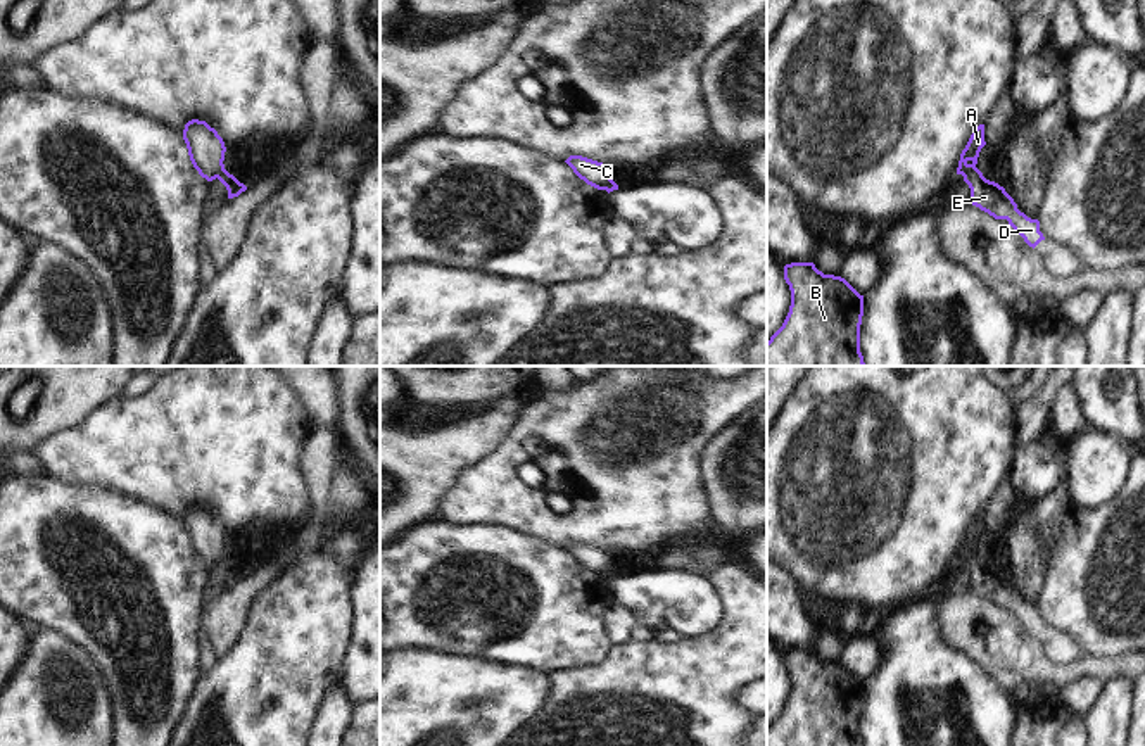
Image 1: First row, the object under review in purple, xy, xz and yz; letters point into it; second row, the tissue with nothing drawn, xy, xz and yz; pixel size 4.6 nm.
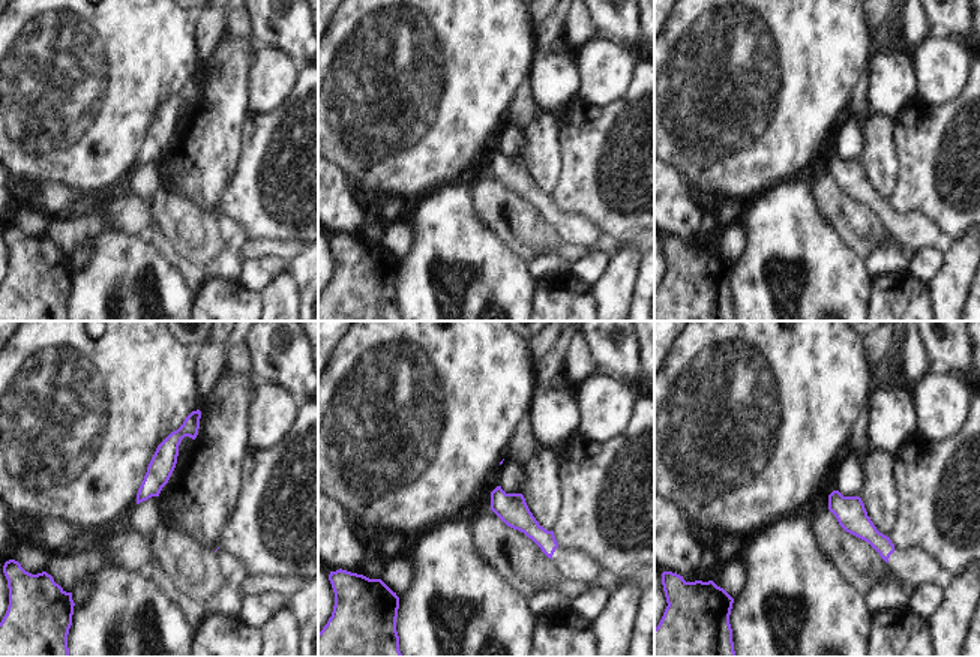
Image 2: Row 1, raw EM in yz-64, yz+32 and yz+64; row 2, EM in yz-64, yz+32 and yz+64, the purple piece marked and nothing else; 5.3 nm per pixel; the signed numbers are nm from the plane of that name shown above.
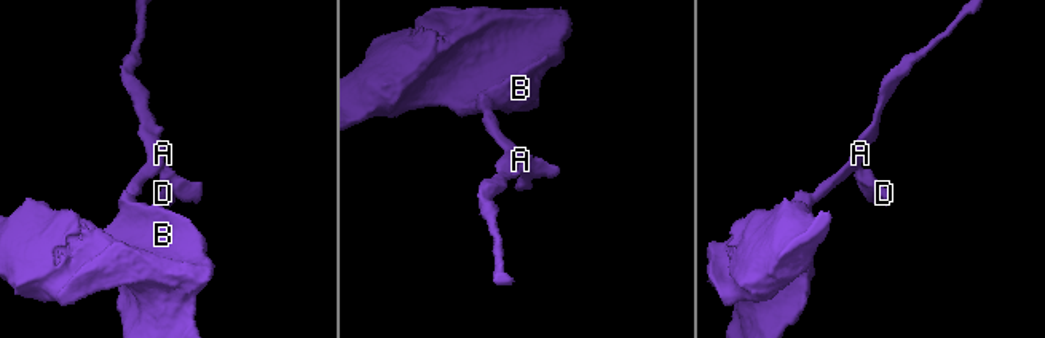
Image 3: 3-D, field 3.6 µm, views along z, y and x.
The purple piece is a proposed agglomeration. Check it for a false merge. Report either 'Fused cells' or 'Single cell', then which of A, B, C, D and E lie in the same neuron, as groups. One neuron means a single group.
Fused cells. Groups: A B C / D E.

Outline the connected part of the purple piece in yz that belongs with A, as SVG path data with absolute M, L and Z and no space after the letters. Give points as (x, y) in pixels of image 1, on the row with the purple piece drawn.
M979 124L960 154L957 174L964 176L969 168L976 168L979 152L984 145L984 124Z

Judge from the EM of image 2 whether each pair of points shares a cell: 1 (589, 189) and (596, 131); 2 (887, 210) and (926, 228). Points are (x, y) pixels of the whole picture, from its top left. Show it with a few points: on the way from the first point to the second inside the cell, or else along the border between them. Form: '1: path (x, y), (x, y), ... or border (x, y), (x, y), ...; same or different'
1: path (595, 174), (596, 146); same
2: path (896, 219), (908, 228), (917, 228); same

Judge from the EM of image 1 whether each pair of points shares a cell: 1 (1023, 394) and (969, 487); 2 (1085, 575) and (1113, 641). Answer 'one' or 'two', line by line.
1: two
2: one

